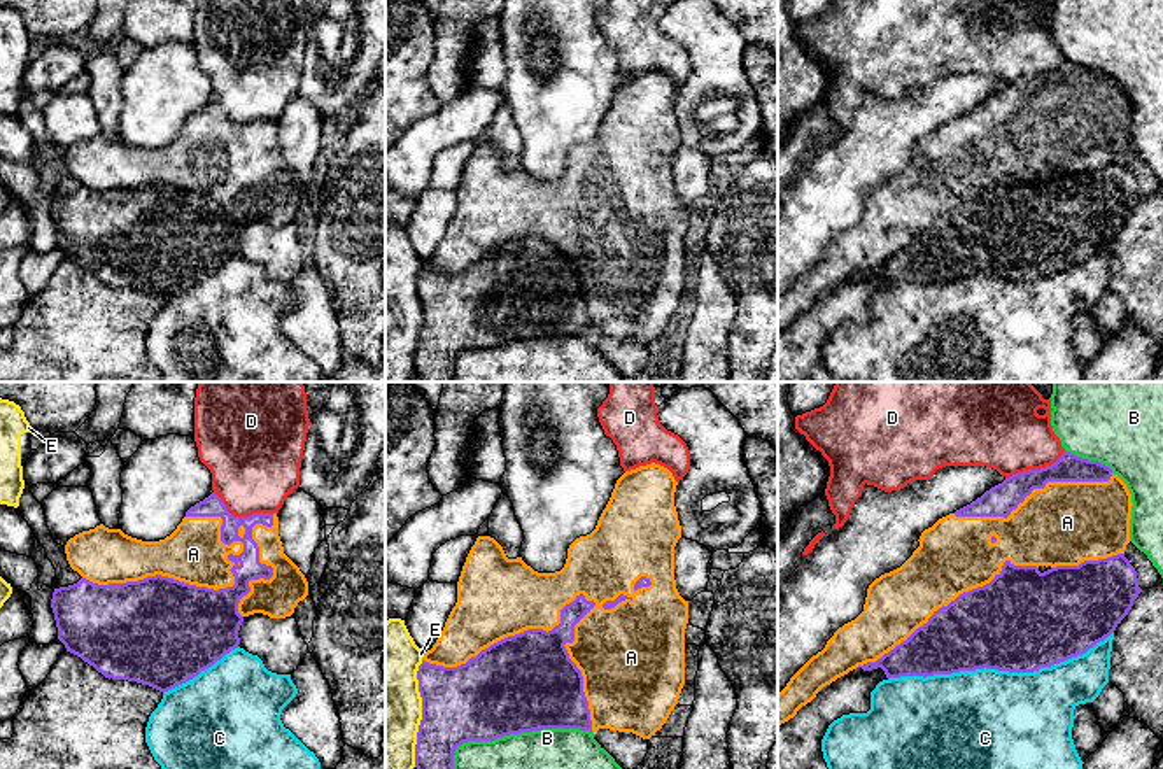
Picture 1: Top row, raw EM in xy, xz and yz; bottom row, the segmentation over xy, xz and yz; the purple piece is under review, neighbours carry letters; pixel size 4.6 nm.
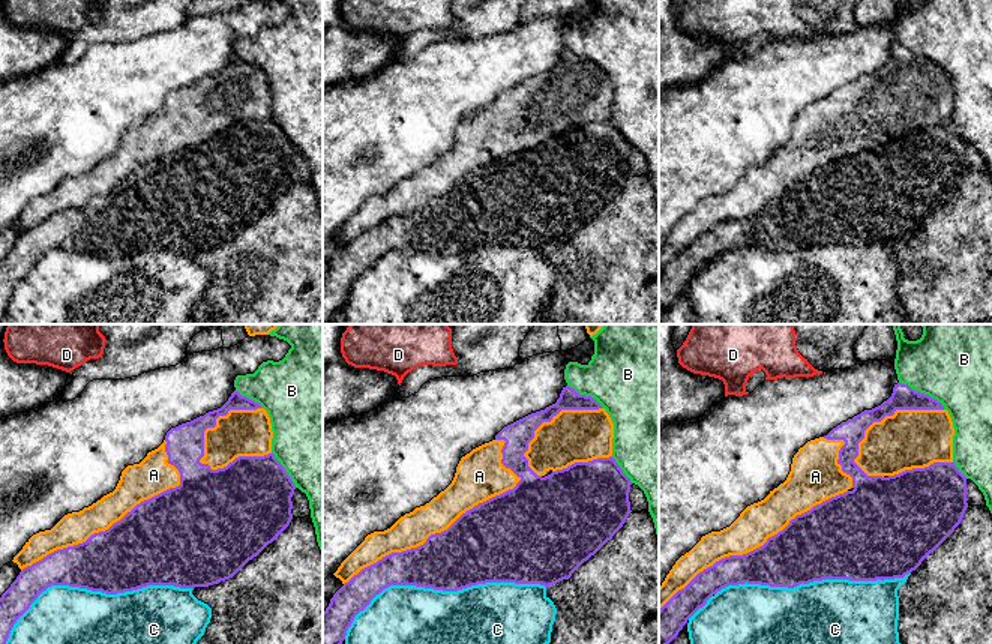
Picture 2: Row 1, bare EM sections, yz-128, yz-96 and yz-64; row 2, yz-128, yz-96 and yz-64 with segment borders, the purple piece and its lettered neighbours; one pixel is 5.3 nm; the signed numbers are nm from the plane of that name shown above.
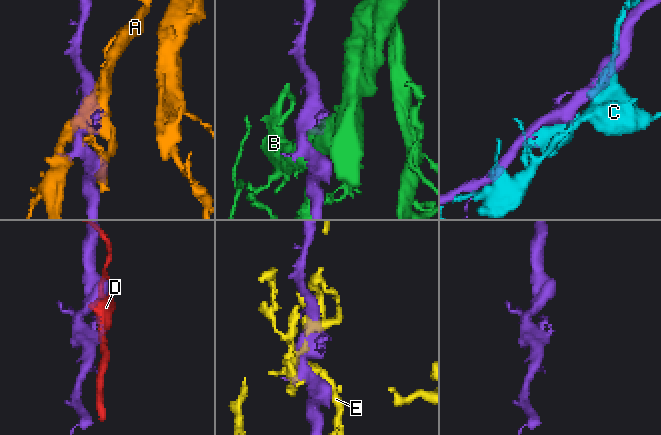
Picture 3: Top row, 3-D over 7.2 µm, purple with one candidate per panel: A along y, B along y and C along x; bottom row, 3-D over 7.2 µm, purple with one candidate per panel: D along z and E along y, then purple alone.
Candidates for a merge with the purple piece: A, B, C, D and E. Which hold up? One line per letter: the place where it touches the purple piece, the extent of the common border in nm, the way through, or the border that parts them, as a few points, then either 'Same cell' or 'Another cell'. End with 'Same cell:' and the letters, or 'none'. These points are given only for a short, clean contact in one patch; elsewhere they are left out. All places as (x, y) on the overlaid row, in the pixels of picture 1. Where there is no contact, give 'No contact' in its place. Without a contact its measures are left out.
A: Touches purple at xy (190, 585). Shared border 800 nm. Another cell
B: Touches purple at xz (514, 733). Shared border 650 nm. Another cell
C: Touches purple at yz (1000, 670). Shared border 1050 nm. Another cell
D: Touches purple at xy (240, 517). Shared border 300 nm. Another cell
E: Touches purple at xz (422, 713). Shared border 480 nm. Another cell
Same cell: none

